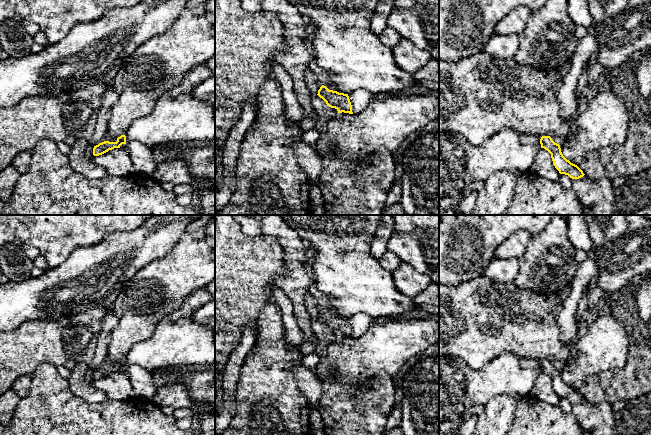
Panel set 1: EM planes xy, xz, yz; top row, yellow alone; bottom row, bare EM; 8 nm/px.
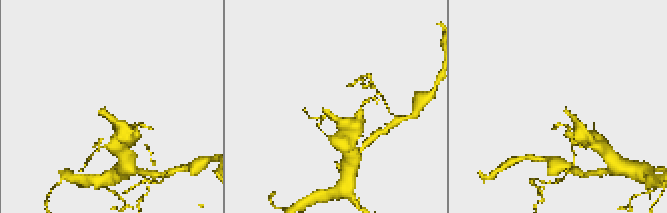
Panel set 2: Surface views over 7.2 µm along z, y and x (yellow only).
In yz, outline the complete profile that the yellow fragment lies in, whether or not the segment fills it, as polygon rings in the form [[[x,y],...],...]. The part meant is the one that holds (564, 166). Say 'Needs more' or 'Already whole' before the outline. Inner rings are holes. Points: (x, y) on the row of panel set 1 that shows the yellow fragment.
Needs more. [[[521,133],[521,142],[523,144],[540,143],[541,148],[544,148],[551,154],[553,165],[560,174],[568,175],[572,179],[579,179],[585,175],[577,165],[571,163],[563,156],[560,145],[555,143],[550,136],[539,137]]]

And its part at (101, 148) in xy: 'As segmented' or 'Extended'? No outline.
Extended

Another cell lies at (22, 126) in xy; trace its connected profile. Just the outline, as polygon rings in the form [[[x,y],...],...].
[[[67,94],[59,97],[29,96],[12,107],[0,108],[0,172],[12,165],[15,157],[23,151],[32,151],[41,139],[72,145],[76,138],[64,127],[62,103]]]

